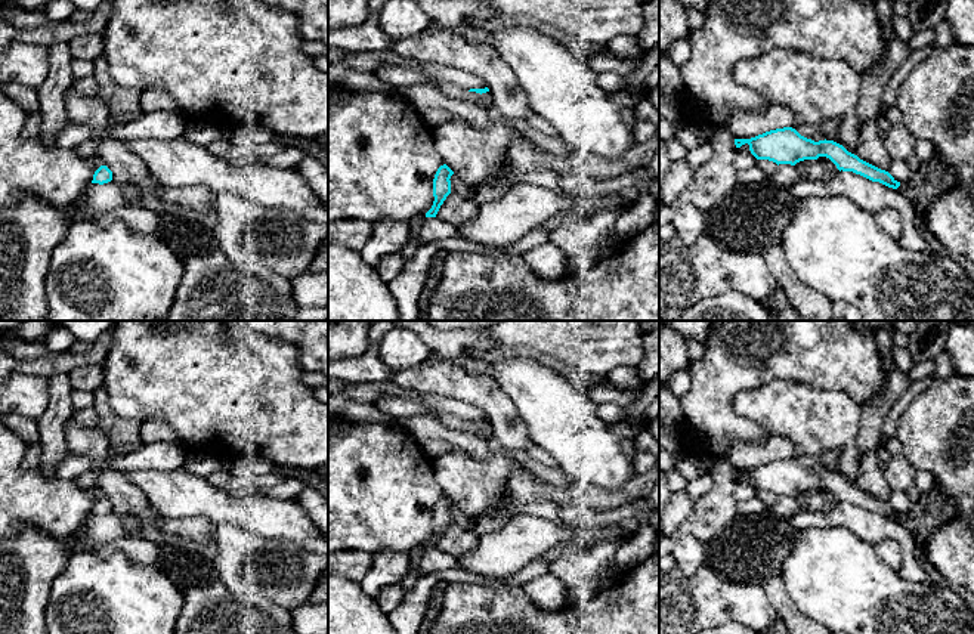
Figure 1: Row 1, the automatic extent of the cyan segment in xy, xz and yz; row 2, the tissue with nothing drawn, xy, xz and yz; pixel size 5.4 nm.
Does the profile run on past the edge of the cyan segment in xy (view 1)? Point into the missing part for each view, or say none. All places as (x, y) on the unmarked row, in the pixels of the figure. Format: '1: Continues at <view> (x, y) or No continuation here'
1: No continuation here

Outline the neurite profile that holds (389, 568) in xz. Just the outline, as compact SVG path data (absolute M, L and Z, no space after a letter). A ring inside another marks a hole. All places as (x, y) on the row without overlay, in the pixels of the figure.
M390 550L374 553L372 557L372 566L359 584L371 599L377 600L386 587L399 584L408 575L411 560L408 553Z

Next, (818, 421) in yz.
M773 380L738 393L733 408L738 415L764 427L770 437L788 437L795 446L792 460L807 470L825 471L819 460L840 451L841 458L832 471L857 485L862 405L848 393Z

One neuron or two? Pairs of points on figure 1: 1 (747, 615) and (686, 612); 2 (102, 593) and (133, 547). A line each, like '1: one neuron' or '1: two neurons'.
1: one neuron
2: two neurons

